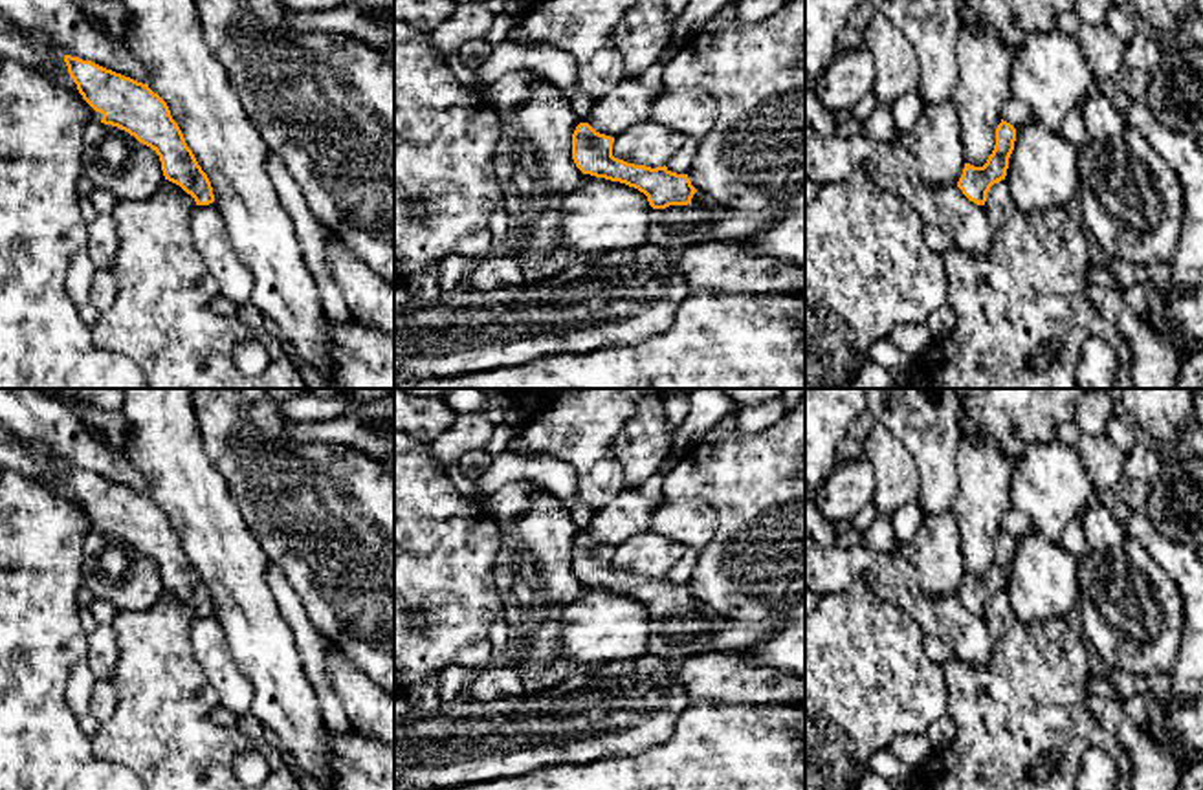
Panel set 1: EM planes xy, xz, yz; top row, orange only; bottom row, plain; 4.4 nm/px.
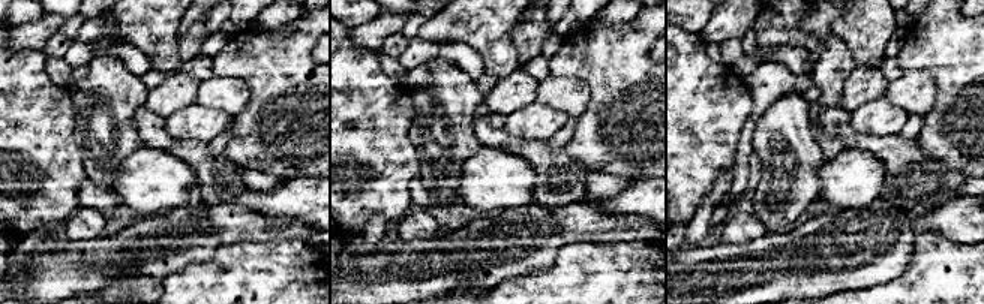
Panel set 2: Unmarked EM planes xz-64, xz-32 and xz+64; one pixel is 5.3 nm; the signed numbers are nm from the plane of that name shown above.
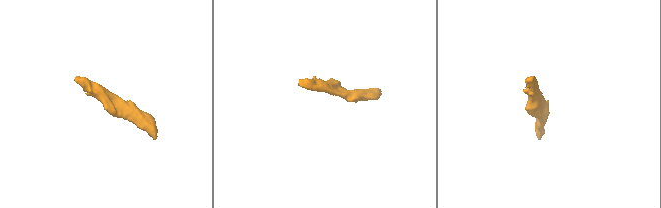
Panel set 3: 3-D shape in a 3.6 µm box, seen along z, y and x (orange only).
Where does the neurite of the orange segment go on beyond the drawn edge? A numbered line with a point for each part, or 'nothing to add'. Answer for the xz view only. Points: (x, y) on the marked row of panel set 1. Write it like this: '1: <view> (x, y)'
1: xz (675, 228)

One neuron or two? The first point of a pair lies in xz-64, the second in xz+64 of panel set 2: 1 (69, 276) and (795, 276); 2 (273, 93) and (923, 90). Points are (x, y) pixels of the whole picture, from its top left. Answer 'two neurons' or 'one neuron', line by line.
1: one neuron
2: two neurons

